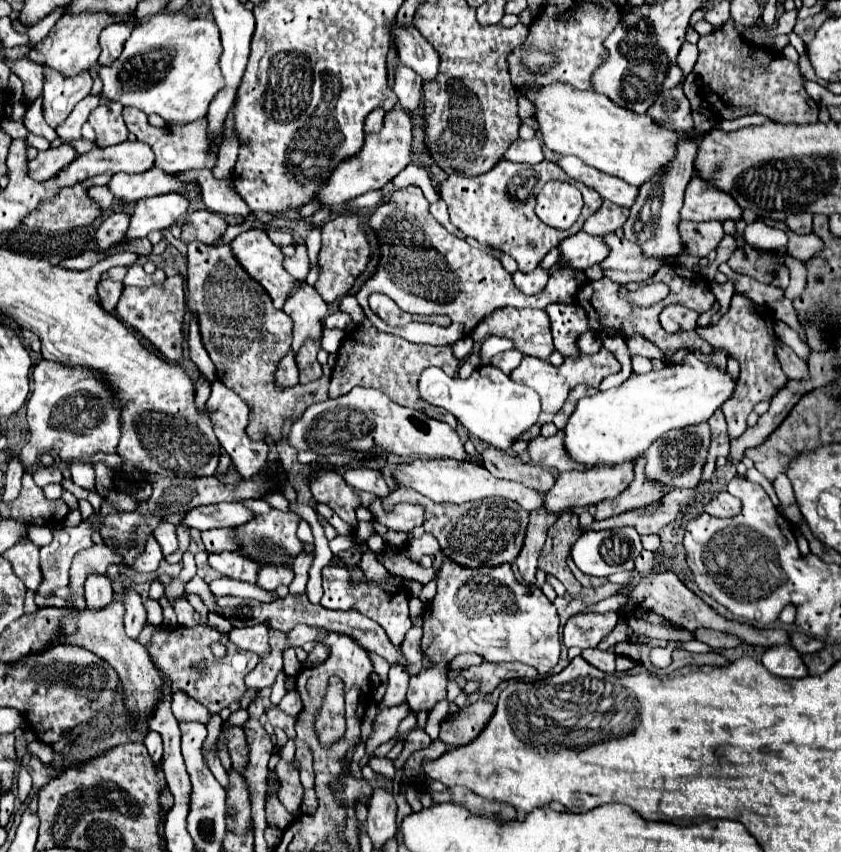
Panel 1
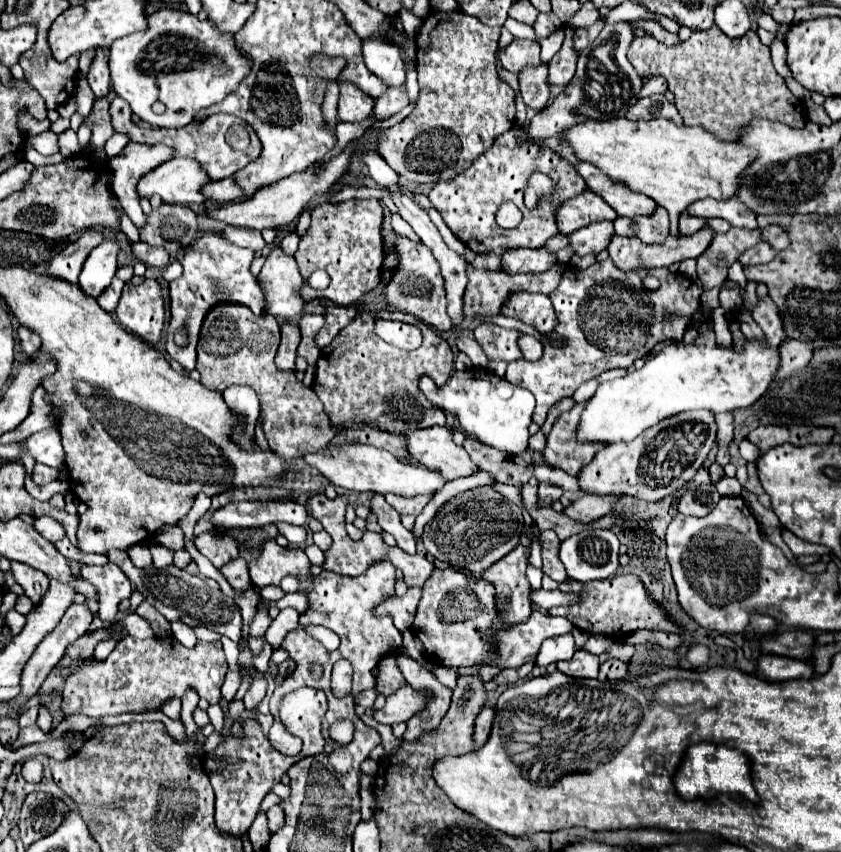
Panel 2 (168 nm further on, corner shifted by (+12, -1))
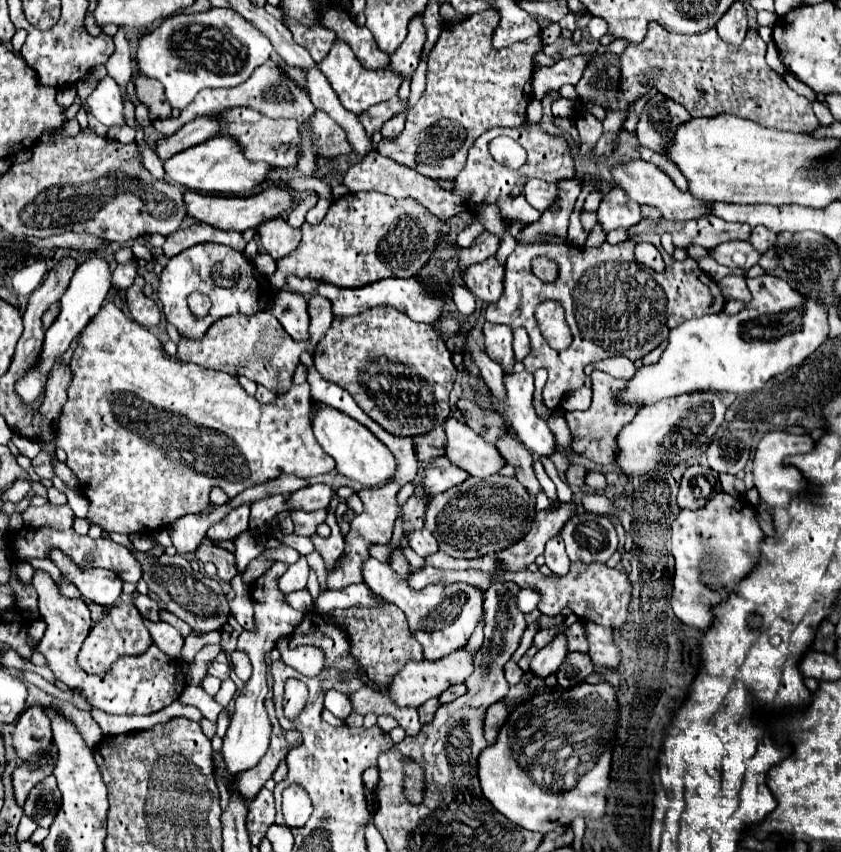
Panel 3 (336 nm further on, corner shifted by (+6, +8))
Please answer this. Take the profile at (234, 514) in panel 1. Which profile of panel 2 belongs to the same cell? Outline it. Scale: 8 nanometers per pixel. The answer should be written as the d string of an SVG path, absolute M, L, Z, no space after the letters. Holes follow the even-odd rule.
M232 502L216 510L212 524L224 528L252 528L266 524L296 524L304 526L308 522L308 510L300 502Z

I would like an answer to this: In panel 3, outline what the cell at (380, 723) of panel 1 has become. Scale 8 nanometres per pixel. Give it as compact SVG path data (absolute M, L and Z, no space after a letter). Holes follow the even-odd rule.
M464 649L460 651L454 651L438 661L428 661L428 659L422 659L422 661L410 661L392 681L388 693L390 693L390 699L394 705L398 707L410 707L410 709L418 709L422 707L426 701L430 699L436 699L440 697L440 693L444 693L450 685L454 683L462 683L470 673L472 673L472 661L474 661L474 655L466 653Z

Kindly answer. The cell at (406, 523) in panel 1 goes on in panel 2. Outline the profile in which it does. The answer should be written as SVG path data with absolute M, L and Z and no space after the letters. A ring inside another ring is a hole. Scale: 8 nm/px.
M390 494L390 506L398 512L398 514L414 514L418 516L422 512L422 508L432 500L434 494L422 494L422 496L400 496L400 494Z

